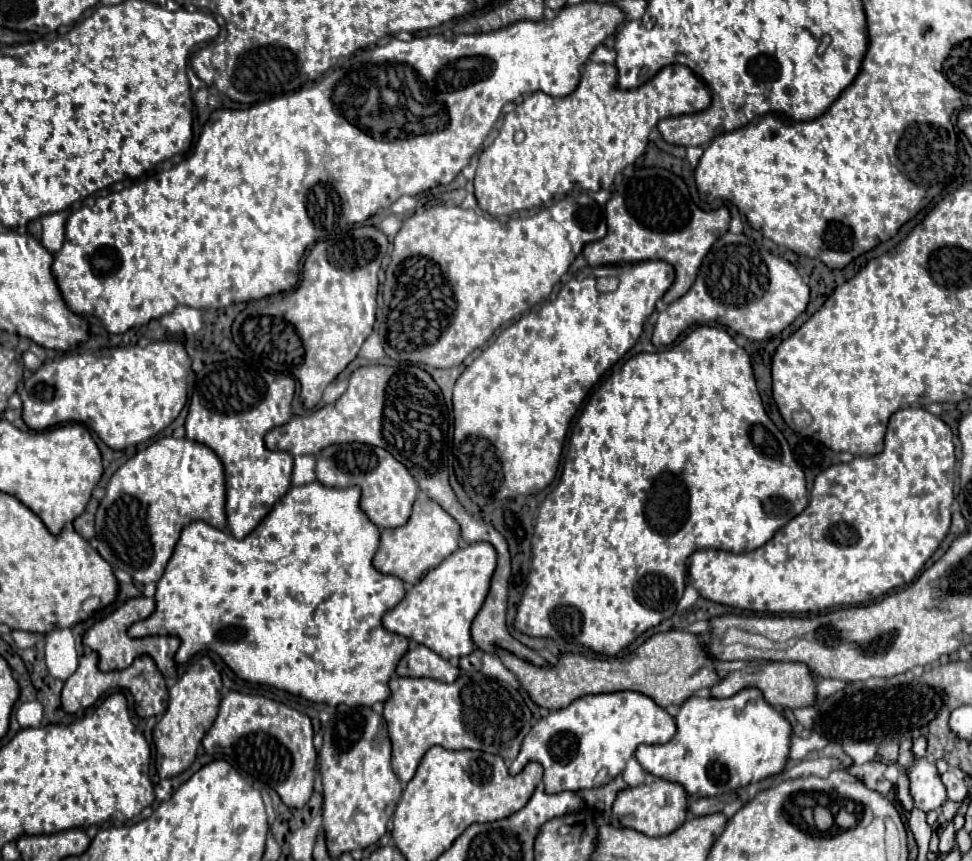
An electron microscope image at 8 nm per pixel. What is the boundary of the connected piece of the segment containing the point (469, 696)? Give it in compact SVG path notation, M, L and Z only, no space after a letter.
M469 656L467 660L467 674L461 674L461 678L453 684L437 682L433 678L393 676L389 680L389 686L391 698L385 702L383 718L387 720L387 730L393 742L393 772L403 784L407 784L415 776L419 760L431 746L443 746L449 750L481 750L497 754L505 760L515 760L521 750L521 742L531 728L531 710L527 708L521 692L501 678L483 674L481 660L473 660L473 656Z

